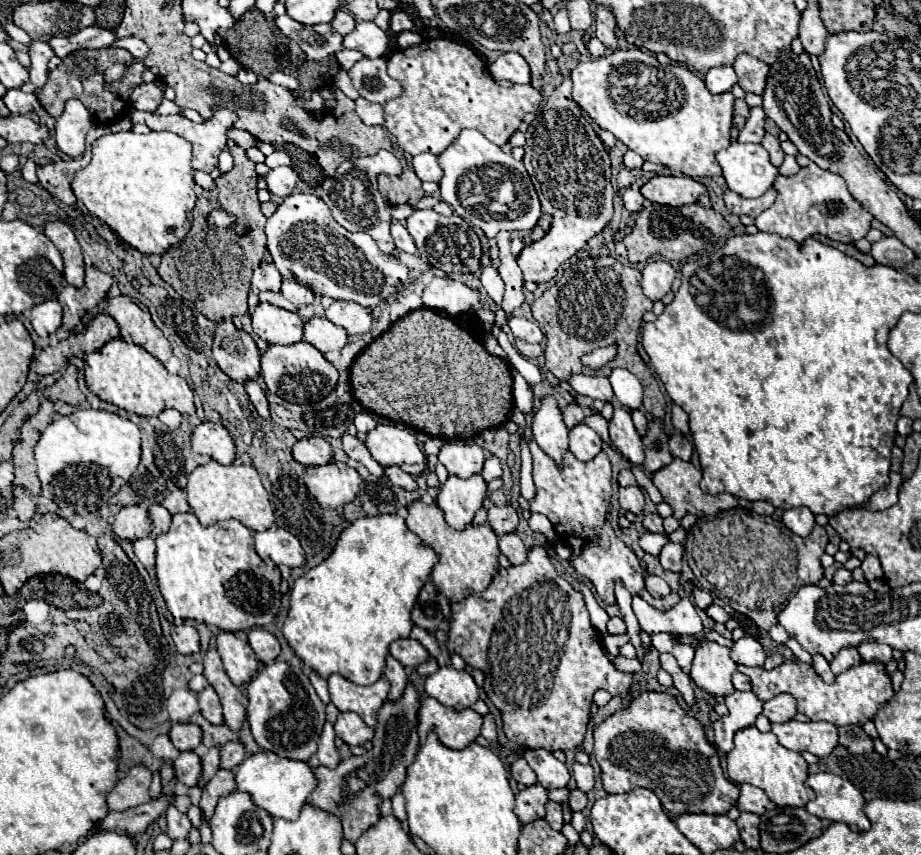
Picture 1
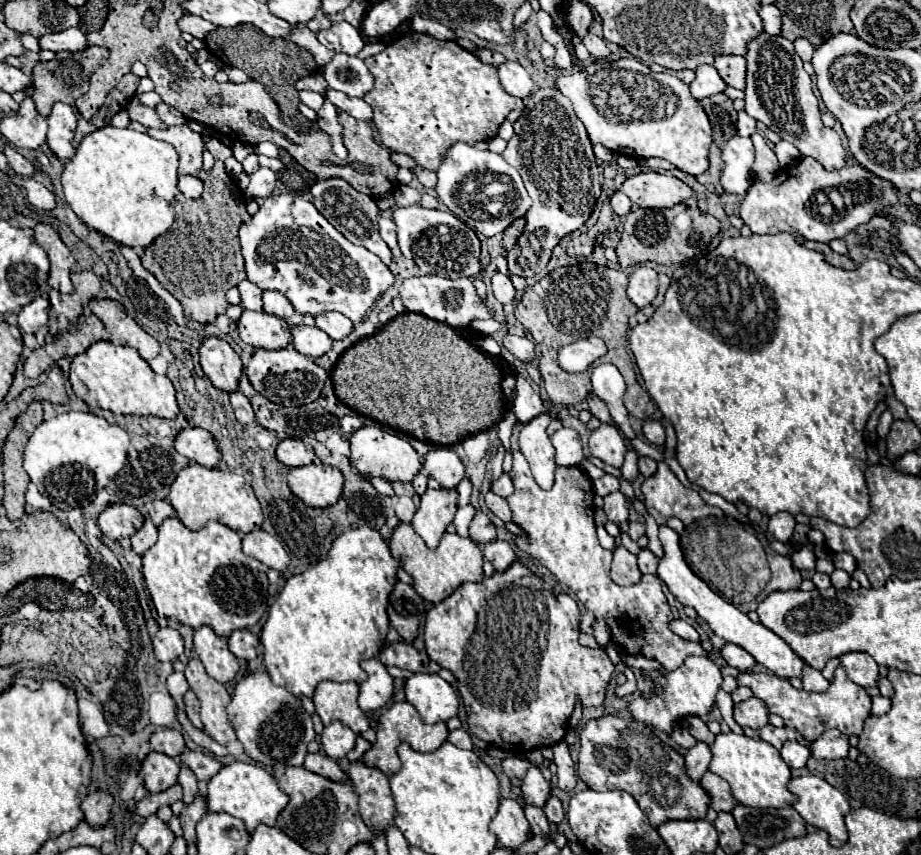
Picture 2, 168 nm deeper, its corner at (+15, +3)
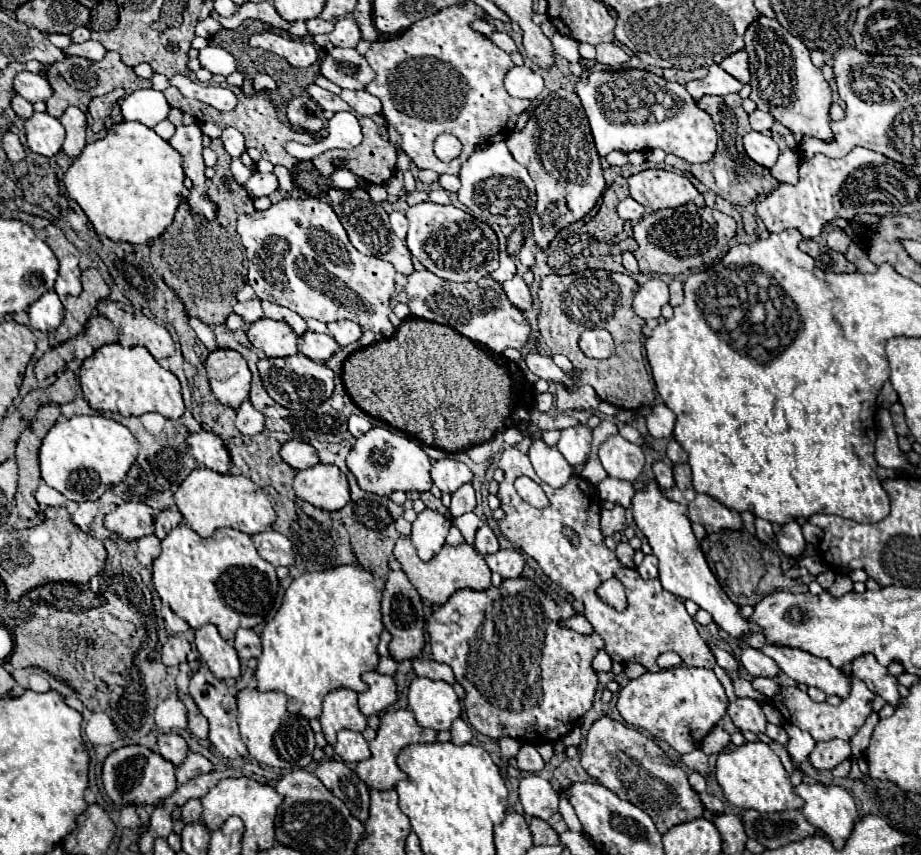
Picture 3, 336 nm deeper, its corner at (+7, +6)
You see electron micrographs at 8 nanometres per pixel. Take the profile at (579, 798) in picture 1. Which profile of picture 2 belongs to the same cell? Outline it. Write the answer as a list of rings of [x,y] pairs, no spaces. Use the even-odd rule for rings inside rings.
[[[549,797],[547,803],[545,803],[545,807],[543,807],[543,811],[545,811],[547,819],[553,821],[553,823],[557,823],[557,825],[559,825],[559,823],[563,821],[563,817],[565,817],[563,805],[561,805],[561,801],[559,801],[557,797]]]

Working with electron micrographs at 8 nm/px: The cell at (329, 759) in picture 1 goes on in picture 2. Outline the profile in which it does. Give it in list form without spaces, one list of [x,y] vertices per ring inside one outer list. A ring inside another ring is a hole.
[[[307,753],[305,757],[305,763],[303,763],[309,771],[317,773],[317,775],[323,775],[323,777],[329,777],[333,781],[341,781],[345,779],[345,773],[339,769],[339,765],[335,761],[331,761],[327,755],[321,755],[321,753]]]

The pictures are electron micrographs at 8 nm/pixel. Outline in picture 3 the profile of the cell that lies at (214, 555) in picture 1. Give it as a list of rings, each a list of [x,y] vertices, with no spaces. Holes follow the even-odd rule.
[[[185,524],[173,528],[169,536],[161,542],[161,554],[153,562],[153,584],[161,600],[167,602],[171,610],[181,616],[193,630],[211,622],[217,626],[219,634],[225,640],[233,640],[237,628],[255,628],[265,622],[277,596],[275,566],[271,566],[257,554],[247,534],[231,528],[219,528],[217,532],[213,532],[211,538],[201,538]]]

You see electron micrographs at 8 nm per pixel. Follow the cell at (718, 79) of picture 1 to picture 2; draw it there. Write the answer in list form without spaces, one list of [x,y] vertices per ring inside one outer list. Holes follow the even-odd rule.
[[[701,65],[697,71],[695,71],[695,81],[691,83],[691,95],[695,99],[705,99],[709,95],[717,95],[721,93],[727,85],[725,81],[719,77],[717,69],[713,65]]]

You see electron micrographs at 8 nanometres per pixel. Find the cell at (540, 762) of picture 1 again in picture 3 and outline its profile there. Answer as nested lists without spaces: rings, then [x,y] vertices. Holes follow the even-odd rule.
[[[529,774],[519,782],[519,800],[527,816],[541,820],[549,820],[559,806],[559,796],[549,780],[537,774]]]

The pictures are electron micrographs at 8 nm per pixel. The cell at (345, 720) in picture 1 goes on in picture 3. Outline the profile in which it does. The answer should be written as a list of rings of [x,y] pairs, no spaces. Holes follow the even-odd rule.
[[[341,730],[337,734],[337,744],[335,752],[345,760],[345,762],[361,762],[371,756],[367,740],[361,736],[361,732],[353,730]]]

